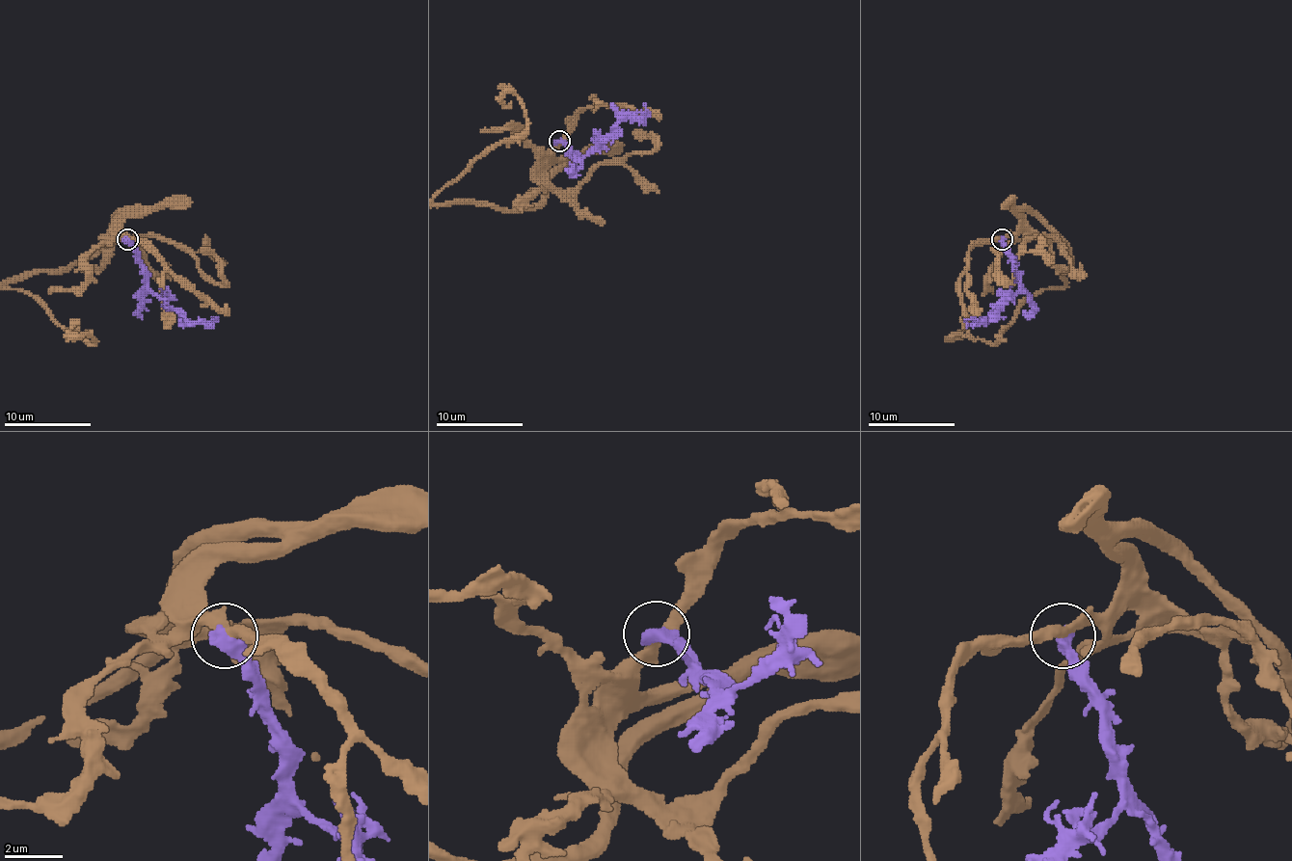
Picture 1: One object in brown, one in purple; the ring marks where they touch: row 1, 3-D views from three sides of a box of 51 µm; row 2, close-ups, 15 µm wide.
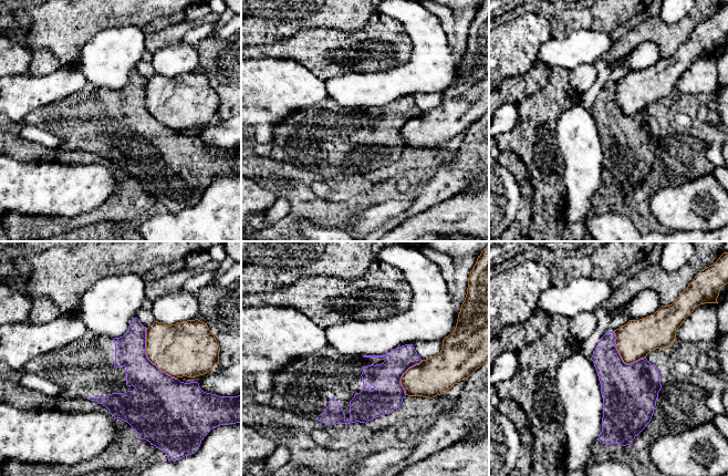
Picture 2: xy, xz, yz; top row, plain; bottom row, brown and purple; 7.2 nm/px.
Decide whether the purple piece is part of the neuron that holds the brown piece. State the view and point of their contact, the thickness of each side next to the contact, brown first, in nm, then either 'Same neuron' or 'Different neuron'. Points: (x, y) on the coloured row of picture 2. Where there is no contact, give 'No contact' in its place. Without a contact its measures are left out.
Touches brown at xy (147, 356). Thickness 380 nm (brown) against 280 nm. Different neuron

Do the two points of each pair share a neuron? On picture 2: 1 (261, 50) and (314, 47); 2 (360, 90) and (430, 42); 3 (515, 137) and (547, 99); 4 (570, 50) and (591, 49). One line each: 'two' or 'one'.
1: one
2: one
3: one
4: one

